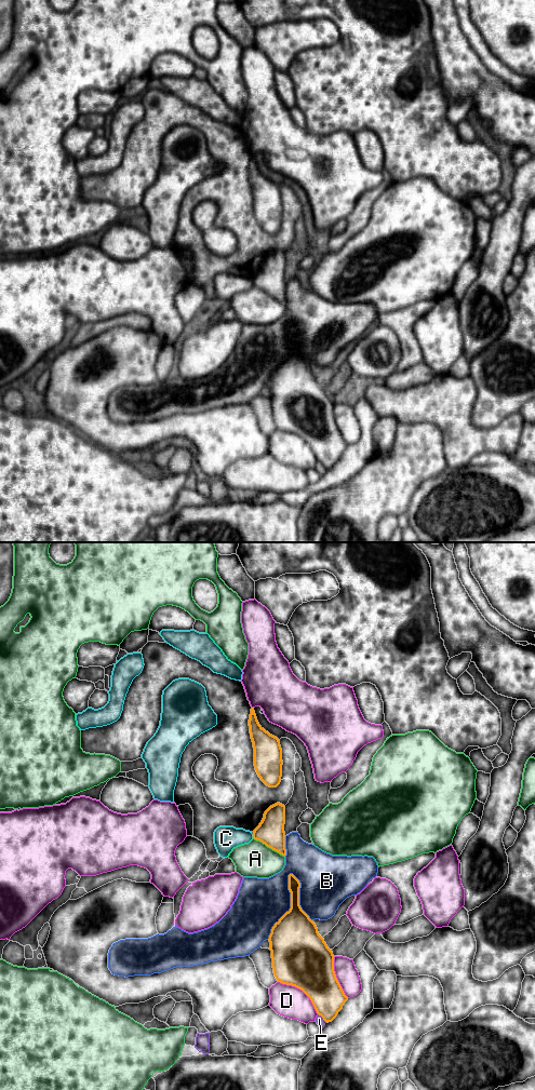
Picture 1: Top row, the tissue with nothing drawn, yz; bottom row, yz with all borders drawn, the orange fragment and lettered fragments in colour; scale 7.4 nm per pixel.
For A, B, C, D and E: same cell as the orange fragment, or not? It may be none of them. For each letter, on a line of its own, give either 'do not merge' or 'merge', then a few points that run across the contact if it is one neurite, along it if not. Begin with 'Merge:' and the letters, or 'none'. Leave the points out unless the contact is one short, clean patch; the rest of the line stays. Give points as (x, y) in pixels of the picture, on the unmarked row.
Merge: none
A: do not merge
B: do not merge
C: do not merge; line yz (252, 281), (253, 284)
D: do not merge
E: do not merge

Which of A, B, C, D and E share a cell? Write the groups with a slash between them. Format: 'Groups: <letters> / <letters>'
Groups: A / B / C / D / E

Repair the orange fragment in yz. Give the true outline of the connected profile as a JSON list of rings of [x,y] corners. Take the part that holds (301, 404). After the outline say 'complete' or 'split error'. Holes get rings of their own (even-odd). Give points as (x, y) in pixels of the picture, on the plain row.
[[[290,321],[291,355],[275,371],[268,386],[273,420],[278,429],[302,436],[329,470],[348,444],[336,425],[332,396],[299,352],[299,335],[299,327]]] | complete

